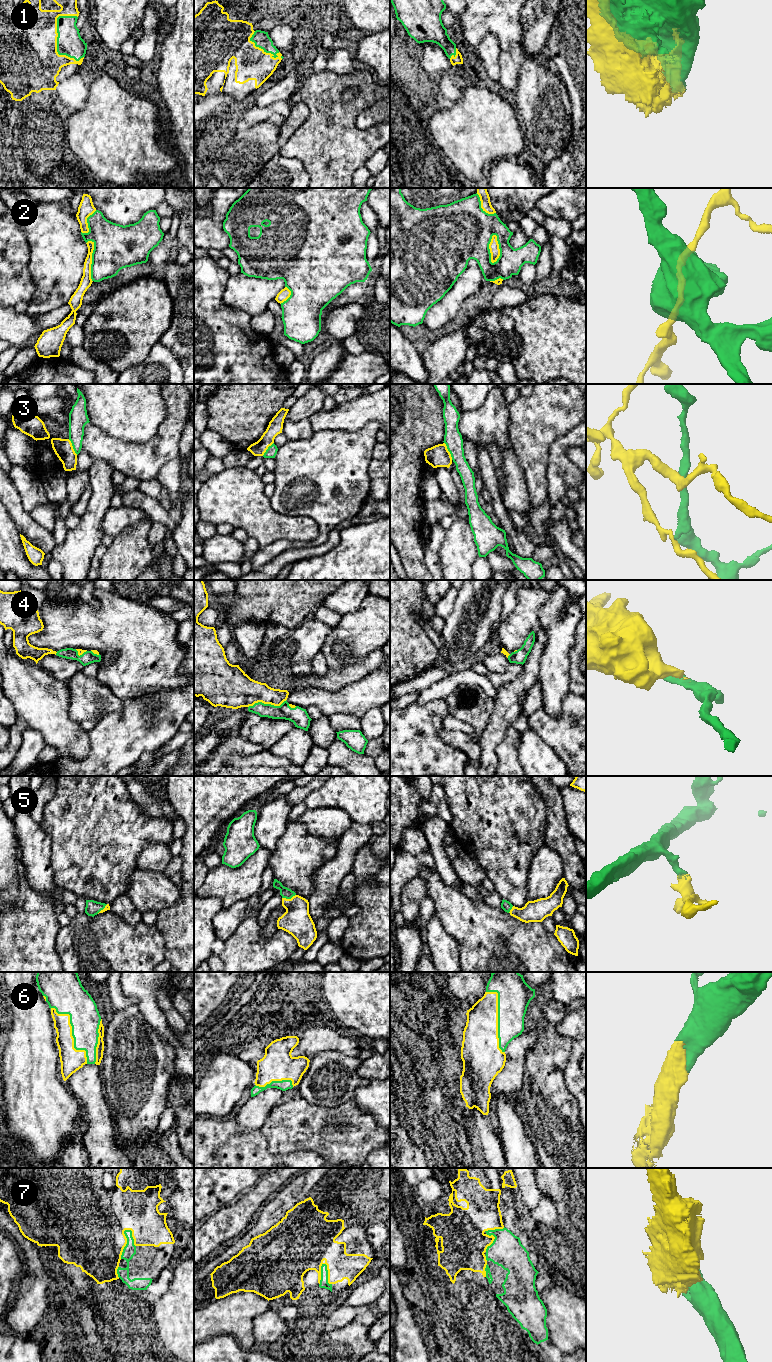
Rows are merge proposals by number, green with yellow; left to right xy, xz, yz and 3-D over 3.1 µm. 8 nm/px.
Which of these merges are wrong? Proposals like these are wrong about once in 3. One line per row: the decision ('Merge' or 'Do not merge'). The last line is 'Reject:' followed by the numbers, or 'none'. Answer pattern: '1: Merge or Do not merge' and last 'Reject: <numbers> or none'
1: Merge
2: Do not merge
3: Do not merge
4: Merge
5: Merge
6: Merge
7: Merge
Reject: 2, 3

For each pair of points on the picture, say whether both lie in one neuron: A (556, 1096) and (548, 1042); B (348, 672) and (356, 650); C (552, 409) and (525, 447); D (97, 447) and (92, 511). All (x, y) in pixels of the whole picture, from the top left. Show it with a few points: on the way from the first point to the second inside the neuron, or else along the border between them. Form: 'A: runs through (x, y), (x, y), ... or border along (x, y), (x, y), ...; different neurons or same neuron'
A: runs through (551, 1083), (551, 1073), (548, 1070), (548, 1055); same neuron
B: border along (371, 651), (356, 662), (336, 669), (329, 668); different neurons
C: runs through (543, 418), (532, 429), (530, 438); same neuron
D: border along (93, 459), (105, 460), (114, 470); different neurons

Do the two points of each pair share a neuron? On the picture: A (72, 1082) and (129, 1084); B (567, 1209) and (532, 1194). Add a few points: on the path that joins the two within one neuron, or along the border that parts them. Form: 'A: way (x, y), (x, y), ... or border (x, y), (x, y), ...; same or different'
A: border (99, 1065), (102, 1089), (107, 1106); different
B: border (537, 1187), (543, 1195); different

